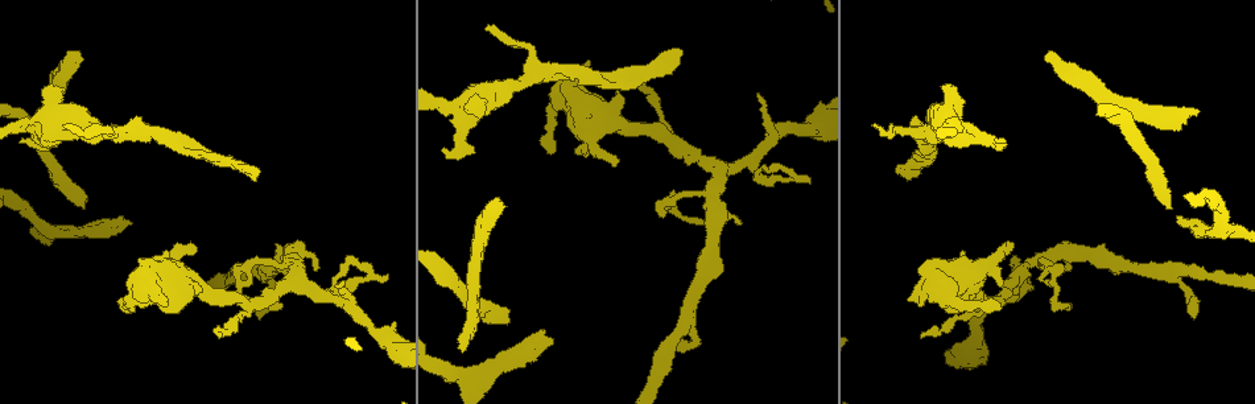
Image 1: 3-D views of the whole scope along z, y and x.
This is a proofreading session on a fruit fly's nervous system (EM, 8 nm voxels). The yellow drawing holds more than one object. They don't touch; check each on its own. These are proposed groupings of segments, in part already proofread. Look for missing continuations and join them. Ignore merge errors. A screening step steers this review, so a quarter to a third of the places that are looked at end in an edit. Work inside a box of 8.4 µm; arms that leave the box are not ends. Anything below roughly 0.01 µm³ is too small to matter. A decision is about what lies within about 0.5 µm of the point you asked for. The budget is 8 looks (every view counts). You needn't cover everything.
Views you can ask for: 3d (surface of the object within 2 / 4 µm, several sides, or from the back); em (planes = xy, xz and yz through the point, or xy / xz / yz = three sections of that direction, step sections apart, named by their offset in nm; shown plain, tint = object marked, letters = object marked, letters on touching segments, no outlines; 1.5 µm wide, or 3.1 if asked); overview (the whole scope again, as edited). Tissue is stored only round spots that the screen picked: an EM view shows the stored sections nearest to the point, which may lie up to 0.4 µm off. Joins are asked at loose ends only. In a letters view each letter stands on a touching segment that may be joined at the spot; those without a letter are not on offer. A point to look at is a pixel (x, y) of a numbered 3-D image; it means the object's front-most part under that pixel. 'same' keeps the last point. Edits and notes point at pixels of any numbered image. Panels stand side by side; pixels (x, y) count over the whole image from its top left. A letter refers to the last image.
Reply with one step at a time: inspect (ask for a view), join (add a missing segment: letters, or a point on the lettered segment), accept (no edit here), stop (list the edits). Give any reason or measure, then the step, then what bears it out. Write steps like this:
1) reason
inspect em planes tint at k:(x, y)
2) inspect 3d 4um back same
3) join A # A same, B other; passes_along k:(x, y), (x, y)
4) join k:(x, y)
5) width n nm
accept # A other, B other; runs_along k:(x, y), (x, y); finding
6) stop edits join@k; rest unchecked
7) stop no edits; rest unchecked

branch stops here
inspect 3d 4um back at 1:(192, 244)

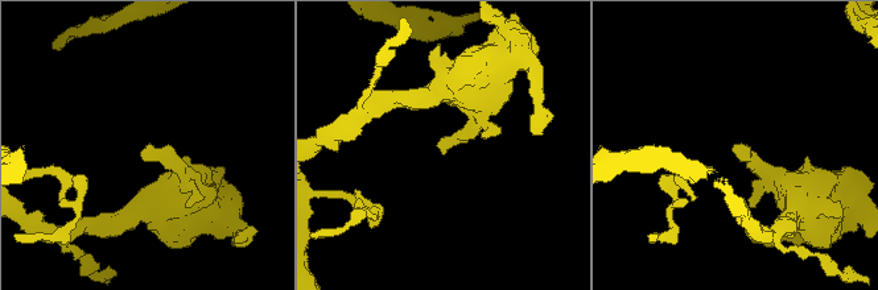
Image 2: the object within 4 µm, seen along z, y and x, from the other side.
shape alone is not enough
inspect em planes letters at 2:(144, 149)

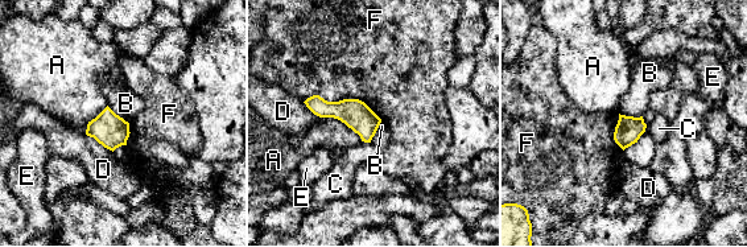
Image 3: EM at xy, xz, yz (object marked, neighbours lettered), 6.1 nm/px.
width 160 nm
accept # A other, B other, C other, D other, E other, F other; border 3:(619, 112), (627, 116), (642, 116); no lettered segment goes on from it

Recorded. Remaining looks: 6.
an open end
inspect em planes letters at 1:(488, 30)

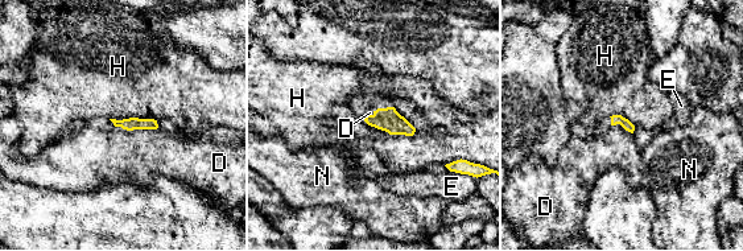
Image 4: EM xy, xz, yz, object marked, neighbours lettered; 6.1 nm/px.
accept # D other, E other, H other, N other; border 4:(110, 118), (153, 118), (156, 120); no lettered segment goes on from it

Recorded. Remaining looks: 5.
branch stops here
inspect em planes letters at 1:(995, 140)

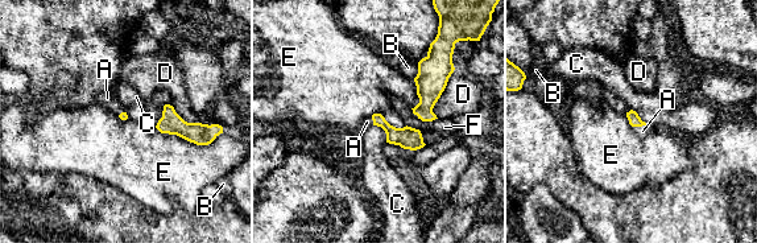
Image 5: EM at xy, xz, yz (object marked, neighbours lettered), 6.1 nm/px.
join A # A same, B other, C other, D other, E other, F other; passes_along 5:(635, 120), (640, 126), (642, 131); the neuron continues

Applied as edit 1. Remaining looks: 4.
stop edits join@5; rest unchecked

